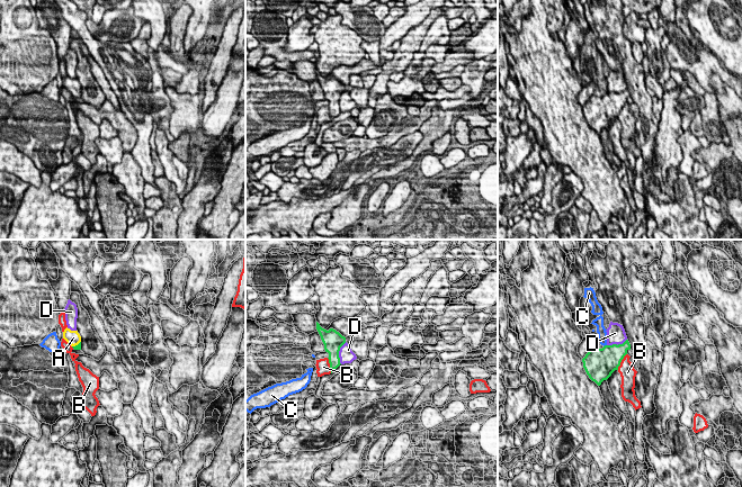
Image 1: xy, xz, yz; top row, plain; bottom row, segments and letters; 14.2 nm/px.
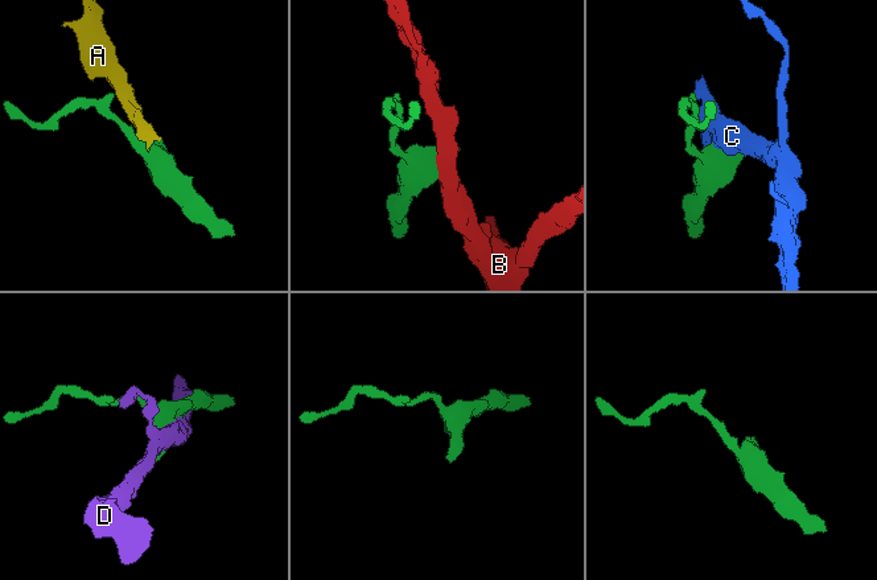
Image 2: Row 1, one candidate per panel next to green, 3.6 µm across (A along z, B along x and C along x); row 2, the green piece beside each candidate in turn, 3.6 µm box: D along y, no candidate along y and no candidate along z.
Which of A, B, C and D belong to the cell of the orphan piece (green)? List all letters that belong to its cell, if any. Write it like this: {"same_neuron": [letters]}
{"same_neuron": ["A"]}

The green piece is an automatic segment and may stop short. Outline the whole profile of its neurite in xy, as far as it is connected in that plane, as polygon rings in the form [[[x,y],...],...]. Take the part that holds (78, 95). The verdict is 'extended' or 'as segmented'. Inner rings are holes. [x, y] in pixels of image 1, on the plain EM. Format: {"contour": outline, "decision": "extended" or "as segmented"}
{"contour": [[[66,75],[63,80],[63,87],[70,91],[74,98],[81,98],[81,84],[78,79],[71,79]]], "decision": "extended"}

